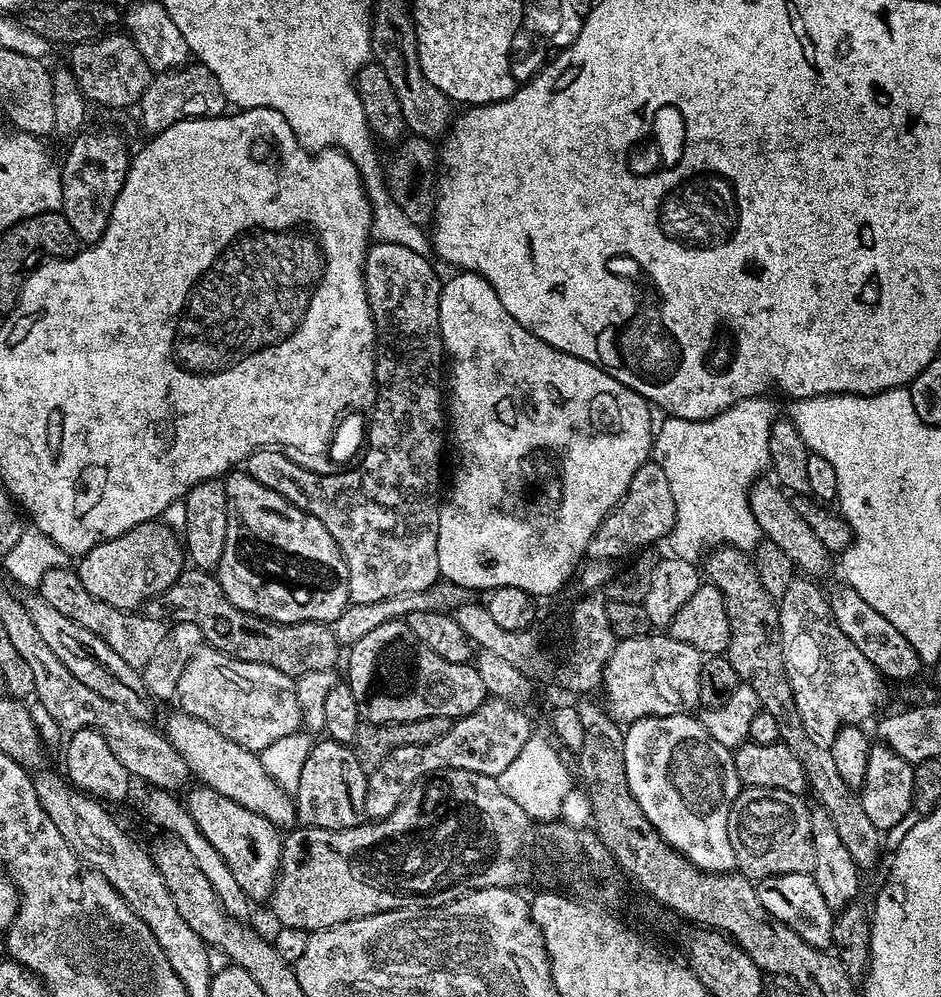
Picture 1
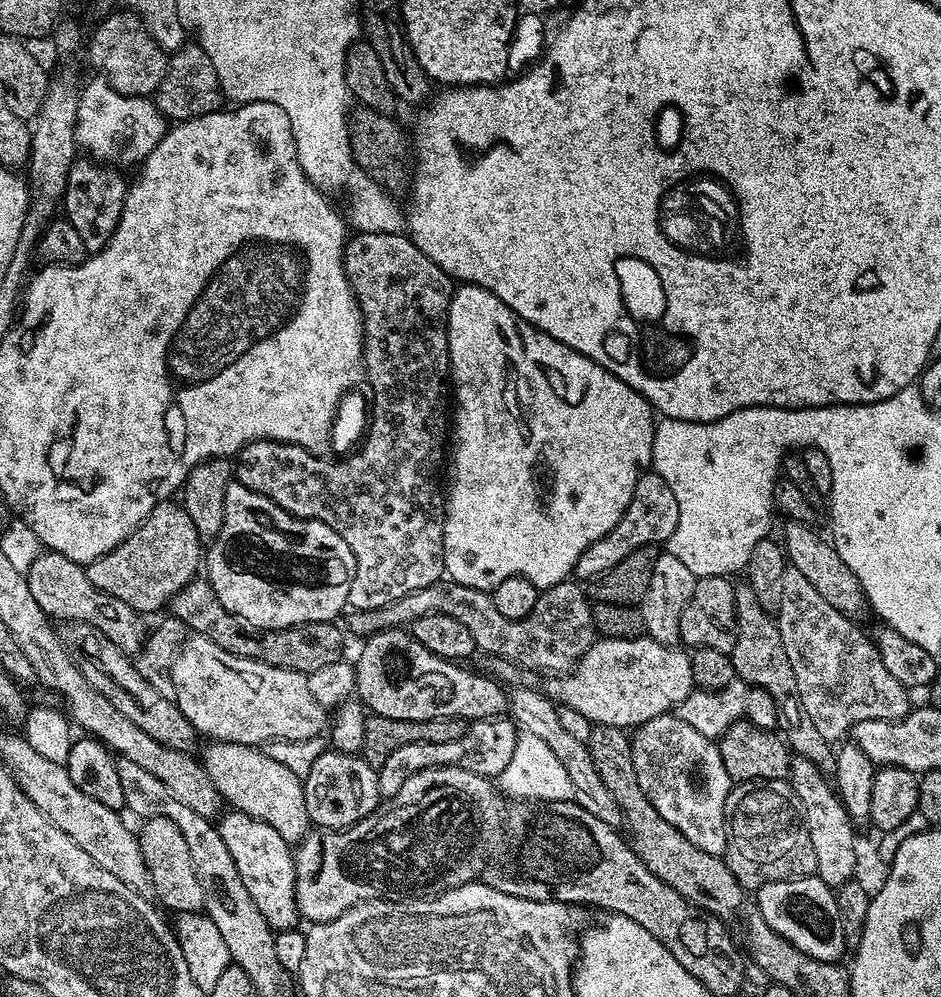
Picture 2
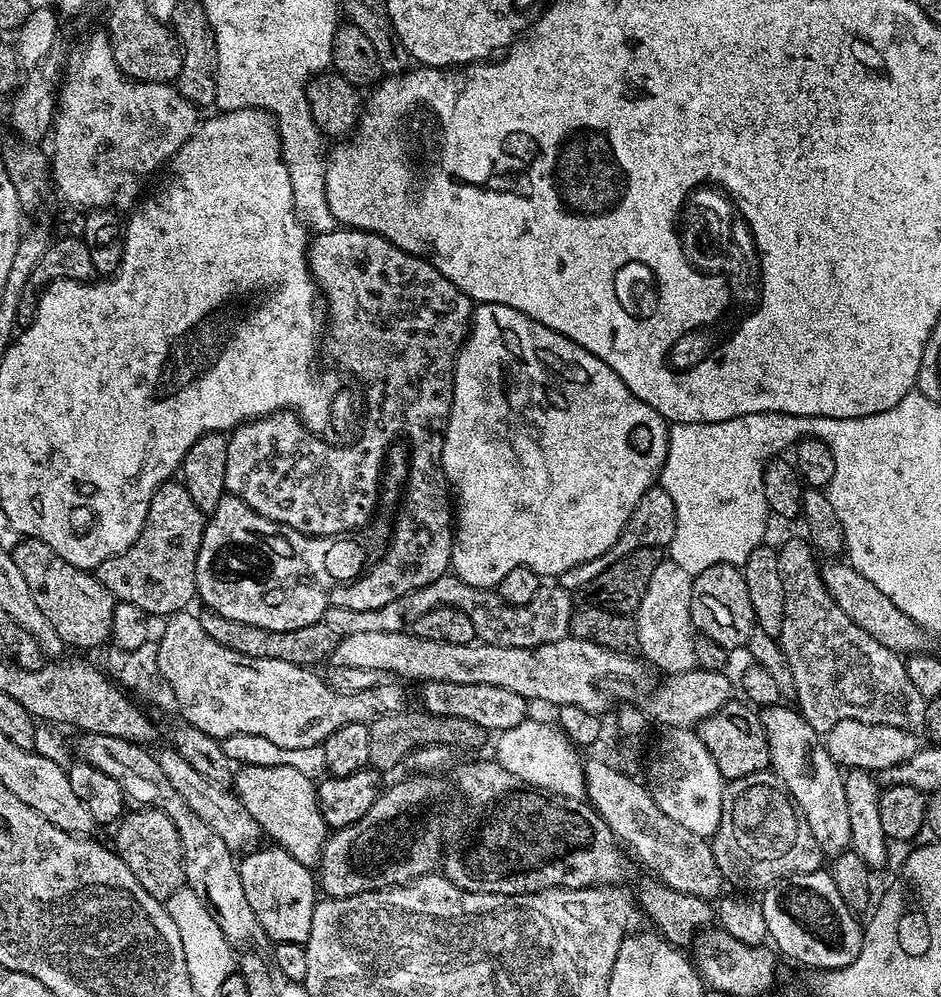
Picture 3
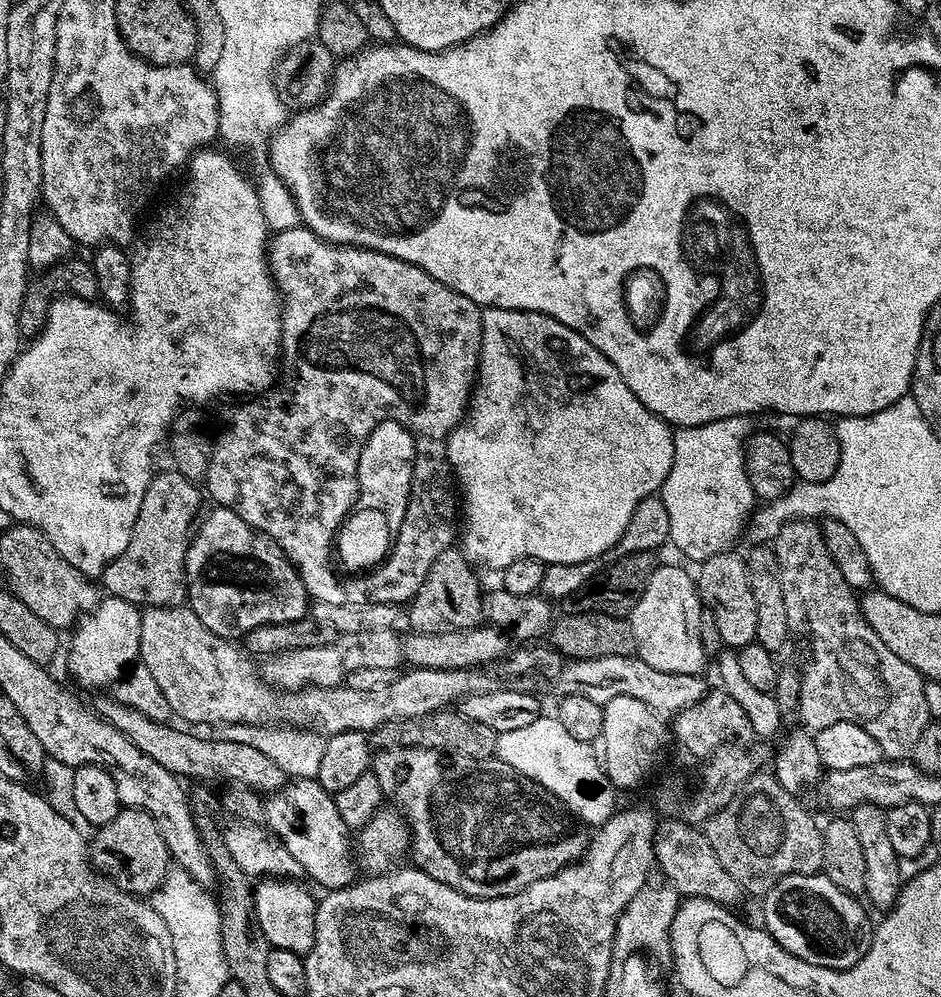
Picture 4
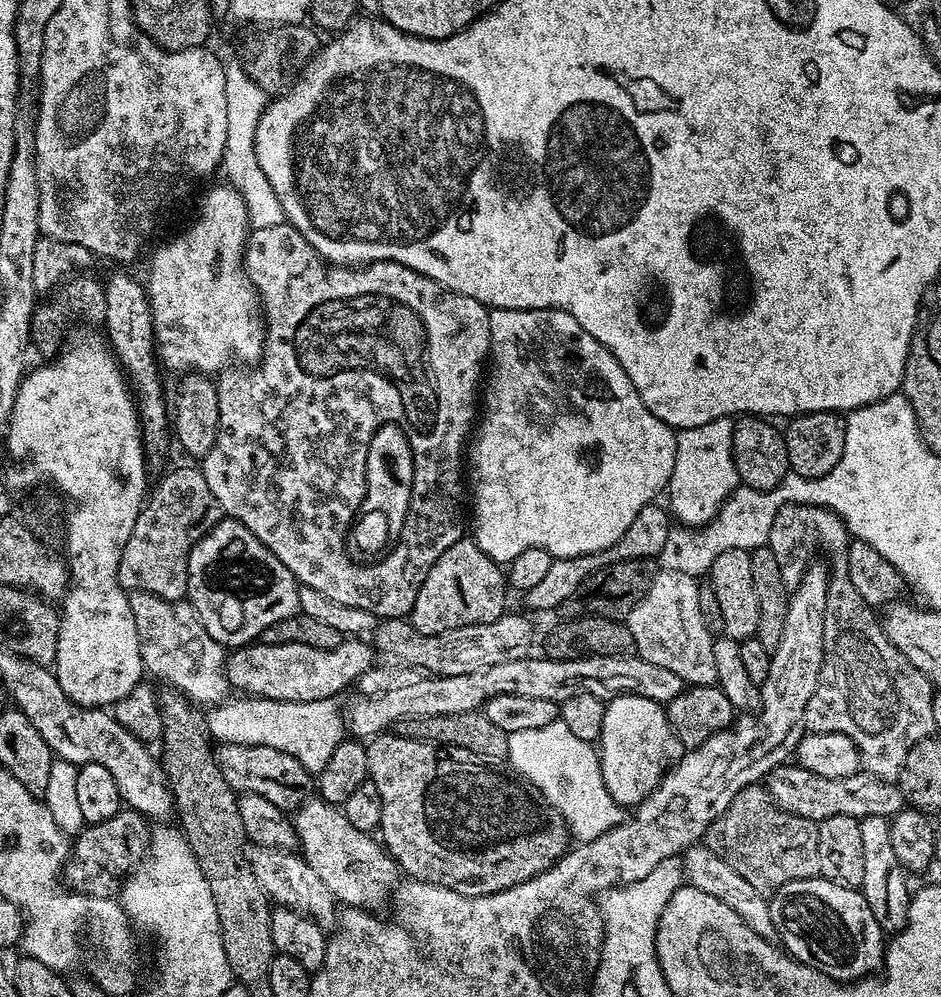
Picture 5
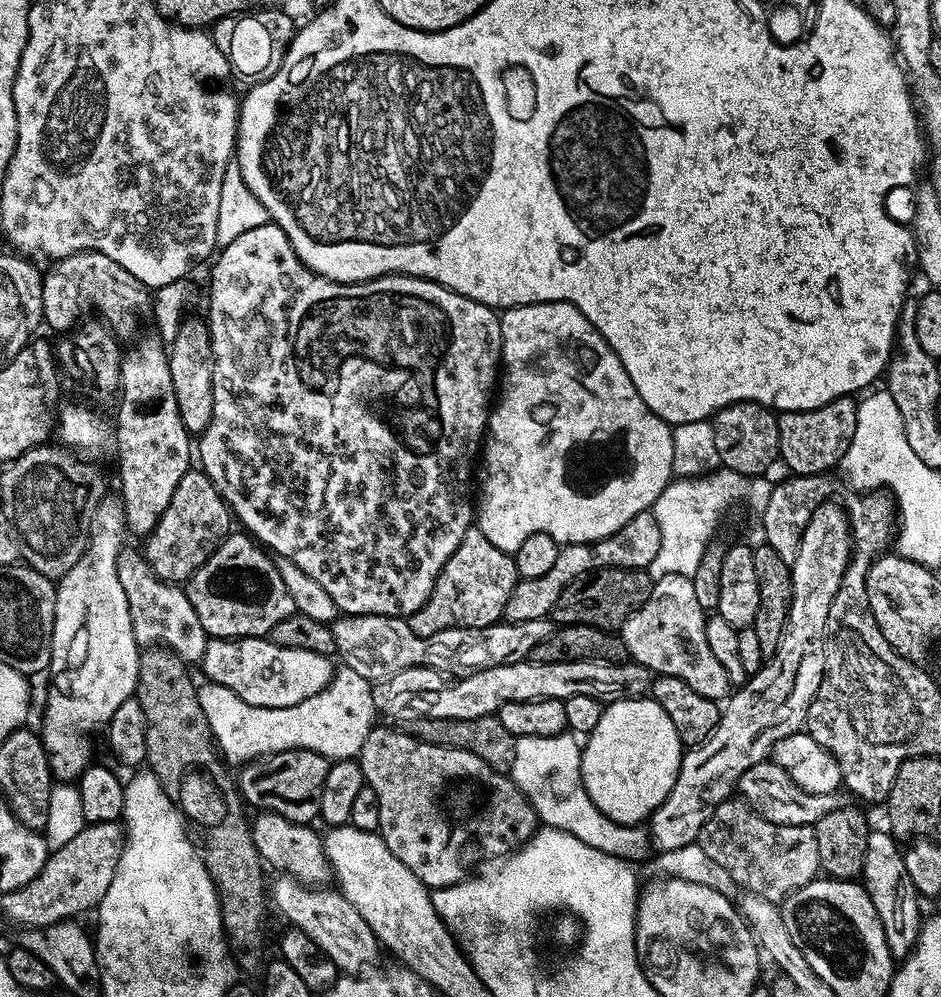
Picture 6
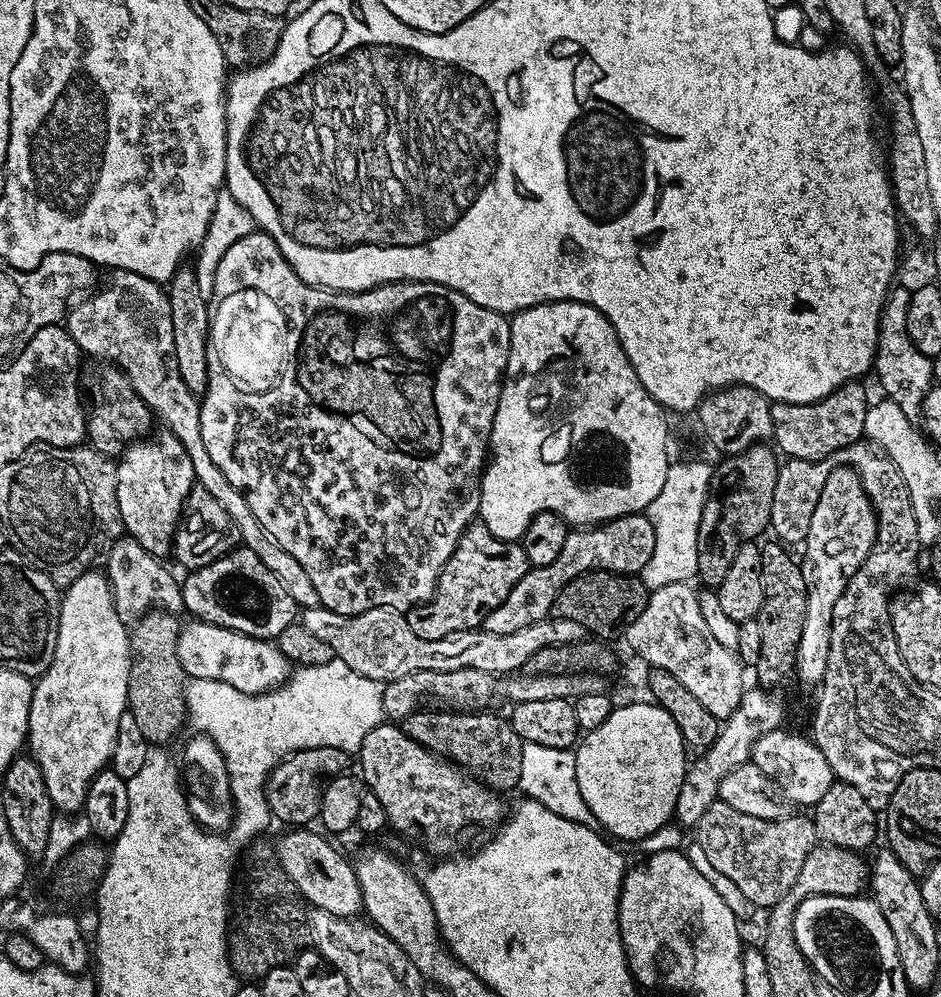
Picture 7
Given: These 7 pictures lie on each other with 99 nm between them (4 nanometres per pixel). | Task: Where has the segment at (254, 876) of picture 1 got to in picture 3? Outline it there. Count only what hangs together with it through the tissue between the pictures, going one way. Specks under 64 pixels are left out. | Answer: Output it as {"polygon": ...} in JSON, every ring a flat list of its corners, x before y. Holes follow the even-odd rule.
{"polygon":[[264,847,249,851,238,864,242,890,246,890,246,902,250,902,250,910,254,910,254,918,258,918,269,941,307,945,310,922,314,922,314,906,318,899,317,877,309,865,298,862,298,858,291,856,284,848]]}

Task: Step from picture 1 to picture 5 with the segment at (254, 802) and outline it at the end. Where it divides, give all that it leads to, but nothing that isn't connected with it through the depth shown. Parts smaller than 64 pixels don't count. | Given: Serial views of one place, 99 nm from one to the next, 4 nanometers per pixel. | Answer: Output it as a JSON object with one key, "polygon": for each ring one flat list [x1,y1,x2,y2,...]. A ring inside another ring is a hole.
{"polygon":[[309,798,301,808,295,809,294,823,299,855,303,856,310,870,322,878,322,883,341,905,376,910,379,904,387,900,389,903,390,889,397,883,398,869,396,861,375,835,354,830,337,805,319,798]]}

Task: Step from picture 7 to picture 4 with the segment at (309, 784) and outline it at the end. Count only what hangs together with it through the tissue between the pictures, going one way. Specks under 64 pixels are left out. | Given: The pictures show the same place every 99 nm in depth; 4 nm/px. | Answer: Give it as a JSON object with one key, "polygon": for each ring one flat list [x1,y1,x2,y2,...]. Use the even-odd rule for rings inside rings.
{"polygon":[[111,694,97,696,100,697,97,698,96,704,94,703,94,711,106,722,122,730,122,734,126,734,126,738,130,738,130,742,134,742,134,746,142,750,142,754,154,758,158,766,170,770,177,778,204,776,207,772,213,772,216,776,225,776,233,785,253,788,261,794,278,792,286,783,286,773,282,766,274,762,274,758,262,754,262,750,254,750,254,746,242,742,226,742,219,738,203,740,192,732,172,728,171,723,163,724,154,718,146,718,146,714,138,714,138,710,122,706,122,702,115,700]]}

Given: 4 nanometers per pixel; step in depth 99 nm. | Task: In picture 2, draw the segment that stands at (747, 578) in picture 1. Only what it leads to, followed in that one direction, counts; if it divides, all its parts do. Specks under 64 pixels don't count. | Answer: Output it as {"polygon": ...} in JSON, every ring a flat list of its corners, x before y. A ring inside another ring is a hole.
{"polygon":[[746,582,737,585,735,589,736,638,730,655,737,677,751,687,764,689,770,694,779,712,779,731,789,749,796,756,817,764,821,772,831,773,836,766,836,753,829,740,818,734,814,722,810,722,810,714,806,714,802,706,798,694,798,680,782,645,777,621,771,613,762,609,762,604,755,597,753,588]]}

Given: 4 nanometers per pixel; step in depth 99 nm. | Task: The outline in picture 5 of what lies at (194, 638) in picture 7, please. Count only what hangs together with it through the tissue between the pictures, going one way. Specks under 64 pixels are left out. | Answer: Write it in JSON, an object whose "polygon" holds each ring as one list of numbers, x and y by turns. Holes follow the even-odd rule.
{"polygon":[[345,638,334,650,318,650,301,644,253,642,237,648,227,657,229,685,249,697,278,701,320,701,339,697,343,688,352,688,374,664,374,648,360,638]]}

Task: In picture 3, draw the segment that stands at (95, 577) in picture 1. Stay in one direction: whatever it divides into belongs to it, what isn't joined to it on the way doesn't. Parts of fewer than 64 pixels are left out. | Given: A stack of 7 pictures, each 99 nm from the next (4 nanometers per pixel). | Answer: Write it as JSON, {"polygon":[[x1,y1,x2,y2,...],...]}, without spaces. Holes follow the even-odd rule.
{"polygon":[[182,482,161,484,159,490,152,495,152,501,146,514,146,522,138,534,138,538,122,554,114,554,114,558,106,558,94,570,94,575,102,587,110,590,117,602,138,606,149,617,167,618,176,612,183,612,189,607,196,595,196,563,198,550,202,546,202,534,206,523,206,514,194,506,190,493]]}

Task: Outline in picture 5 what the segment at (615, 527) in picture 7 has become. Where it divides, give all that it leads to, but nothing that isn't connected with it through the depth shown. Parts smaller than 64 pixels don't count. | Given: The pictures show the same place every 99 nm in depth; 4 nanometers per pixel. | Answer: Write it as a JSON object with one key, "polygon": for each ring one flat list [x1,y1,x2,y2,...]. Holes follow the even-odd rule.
{"polygon":[[653,502,642,506,642,510,638,510,638,518,634,518,634,522,630,522,626,534,622,534,622,538,618,538,618,542,614,542,614,546,594,554,553,559,548,573,529,592,523,593,522,600,525,600,536,612,552,612,555,608,557,611,571,596,576,595,582,582,586,582,586,578,590,578,590,574,602,570,602,566,610,566,614,562,623,560,650,560,659,556,662,548,666,546,666,540,674,524,670,519,669,509,664,506,659,508,658,505,659,503]]}

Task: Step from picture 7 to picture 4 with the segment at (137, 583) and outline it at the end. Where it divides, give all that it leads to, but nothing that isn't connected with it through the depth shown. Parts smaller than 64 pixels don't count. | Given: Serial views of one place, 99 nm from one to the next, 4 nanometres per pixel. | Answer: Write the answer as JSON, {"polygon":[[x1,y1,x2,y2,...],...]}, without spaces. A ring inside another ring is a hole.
{"polygon":[[145,607,140,613,142,634,140,635,139,663,154,674,154,682,162,690,166,702,170,702,177,717,189,720,192,724,239,724,241,722,260,722,263,716,276,704,277,689,267,684,263,675,251,664,253,661,239,647,235,648,231,639,210,631,194,614,191,607,174,608]]}

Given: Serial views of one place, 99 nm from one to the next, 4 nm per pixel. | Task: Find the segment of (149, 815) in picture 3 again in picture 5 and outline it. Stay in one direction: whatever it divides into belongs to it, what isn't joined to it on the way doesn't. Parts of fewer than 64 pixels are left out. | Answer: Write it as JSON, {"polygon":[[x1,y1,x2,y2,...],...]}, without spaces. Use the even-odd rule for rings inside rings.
{"polygon":[[125,807,114,818,106,818,106,822,89,824,78,836,75,837,68,853,68,860,64,864,63,883,71,891,81,892,87,896,111,897,119,889,122,881,143,862,148,855,148,841,150,839,149,821,140,812]]}

